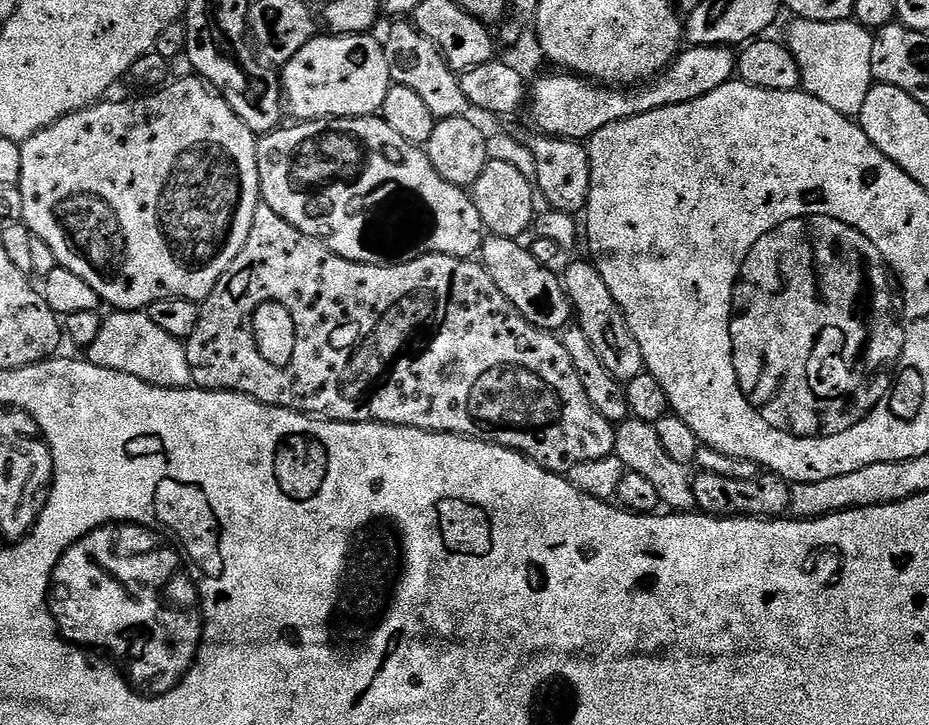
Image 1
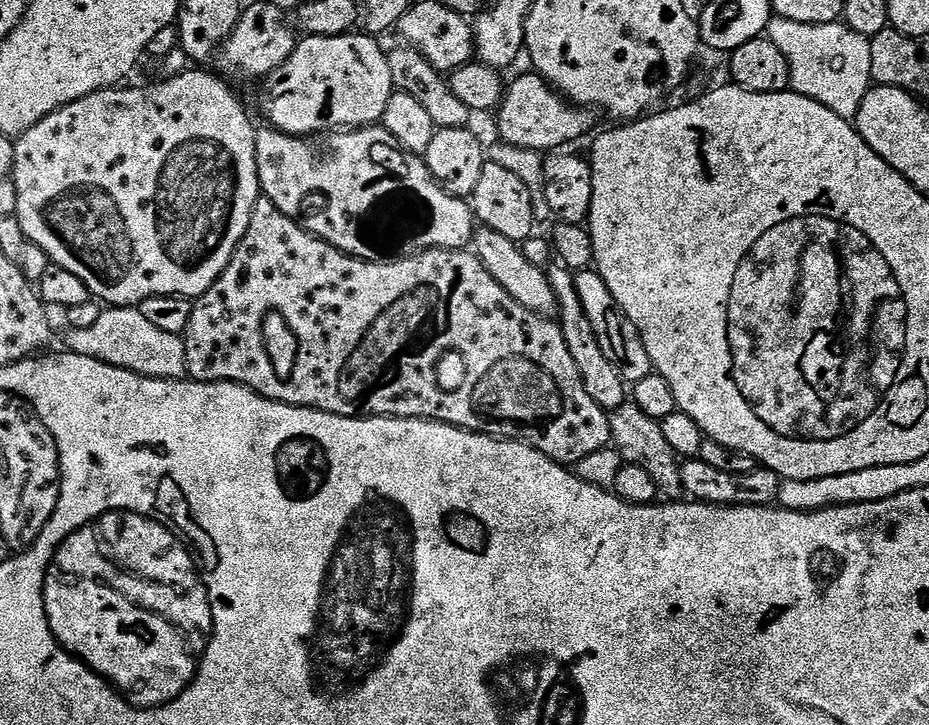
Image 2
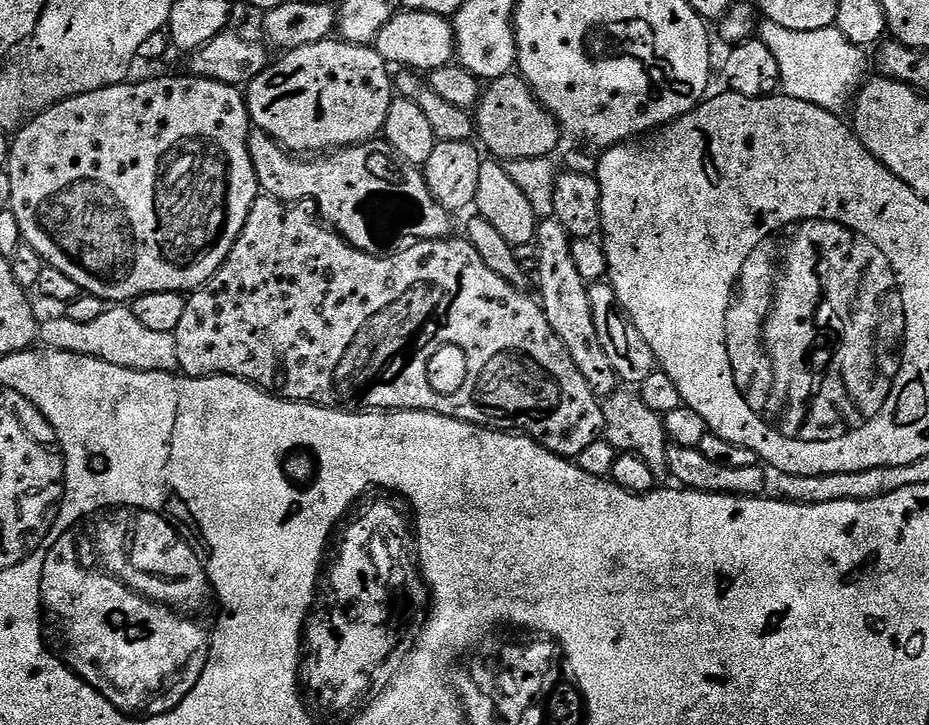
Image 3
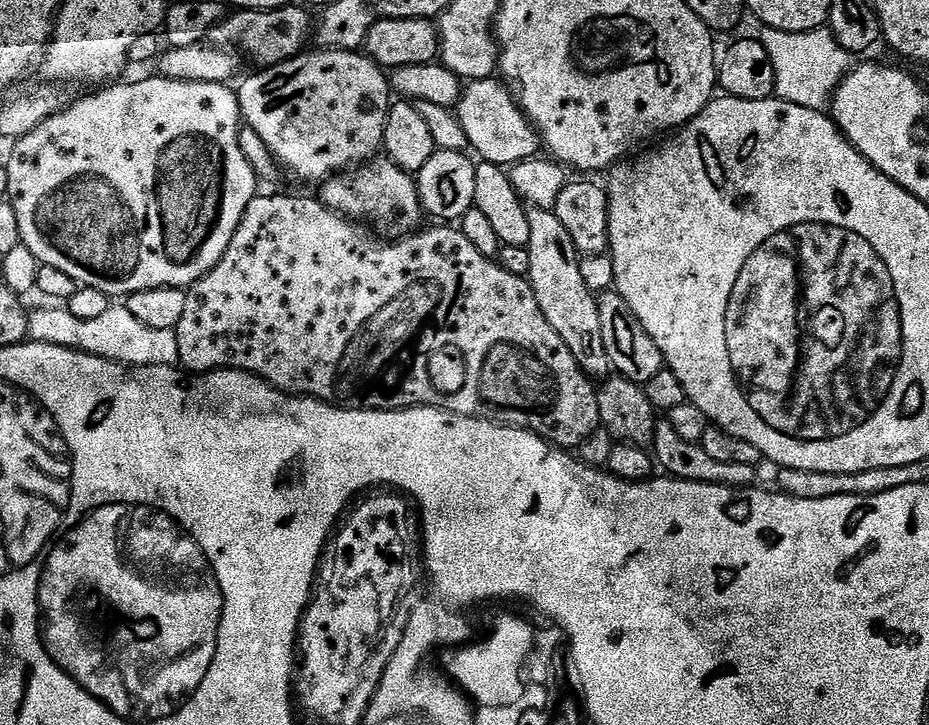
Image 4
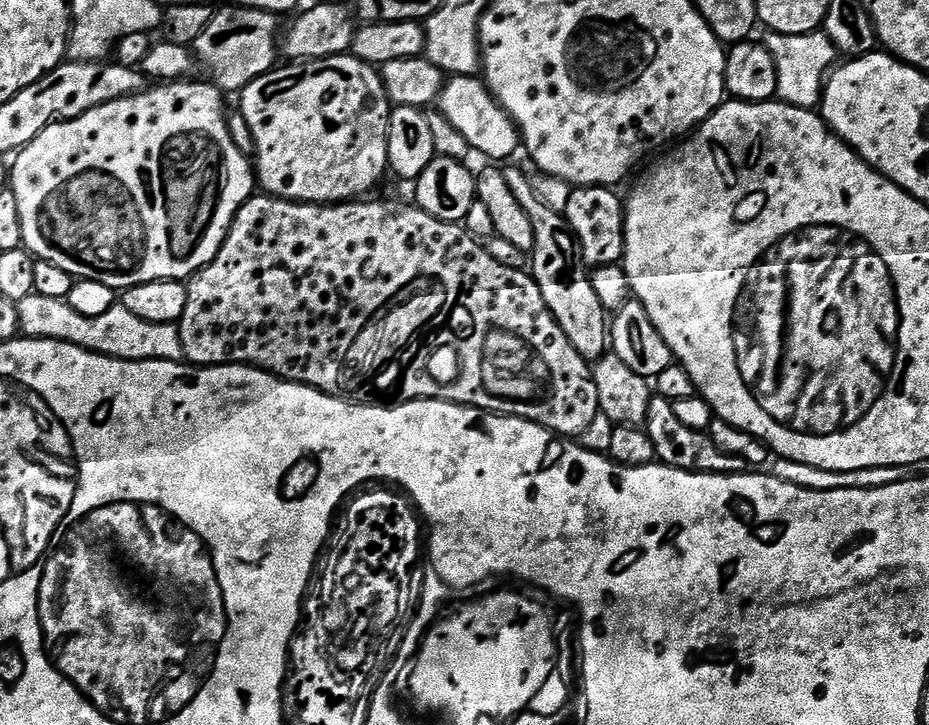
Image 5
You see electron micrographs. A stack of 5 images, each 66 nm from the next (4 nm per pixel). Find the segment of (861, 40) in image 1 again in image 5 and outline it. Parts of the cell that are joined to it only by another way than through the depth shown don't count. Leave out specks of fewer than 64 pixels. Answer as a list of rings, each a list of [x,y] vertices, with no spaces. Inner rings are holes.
[[[817,30],[810,34],[794,34],[793,36],[768,32],[765,37],[762,43],[776,63],[778,74],[776,96],[785,104],[815,109],[819,105],[820,97],[824,94],[826,77],[838,60],[838,51],[829,36]]]

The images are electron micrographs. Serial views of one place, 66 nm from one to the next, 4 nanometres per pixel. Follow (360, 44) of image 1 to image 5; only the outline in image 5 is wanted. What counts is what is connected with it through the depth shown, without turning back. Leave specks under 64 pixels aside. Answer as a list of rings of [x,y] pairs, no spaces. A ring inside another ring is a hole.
[[[351,54],[339,56],[327,56],[325,60],[306,60],[303,62],[288,62],[283,66],[277,66],[264,76],[254,78],[250,86],[239,93],[238,110],[246,118],[246,122],[252,131],[254,145],[254,176],[265,193],[269,196],[277,196],[280,200],[296,200],[300,204],[343,204],[364,198],[380,179],[388,167],[388,118],[390,115],[390,101],[384,88],[381,73],[373,65],[362,62]]]

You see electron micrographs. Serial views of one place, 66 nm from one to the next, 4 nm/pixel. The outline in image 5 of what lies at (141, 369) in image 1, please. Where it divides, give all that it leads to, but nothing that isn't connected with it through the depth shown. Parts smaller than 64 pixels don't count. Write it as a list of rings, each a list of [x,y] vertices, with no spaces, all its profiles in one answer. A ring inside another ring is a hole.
[[[30,295],[16,305],[19,335],[29,340],[61,340],[91,352],[119,360],[184,360],[180,329],[176,324],[146,322],[123,306],[106,310],[98,318],[86,318],[69,306],[67,300]]]

